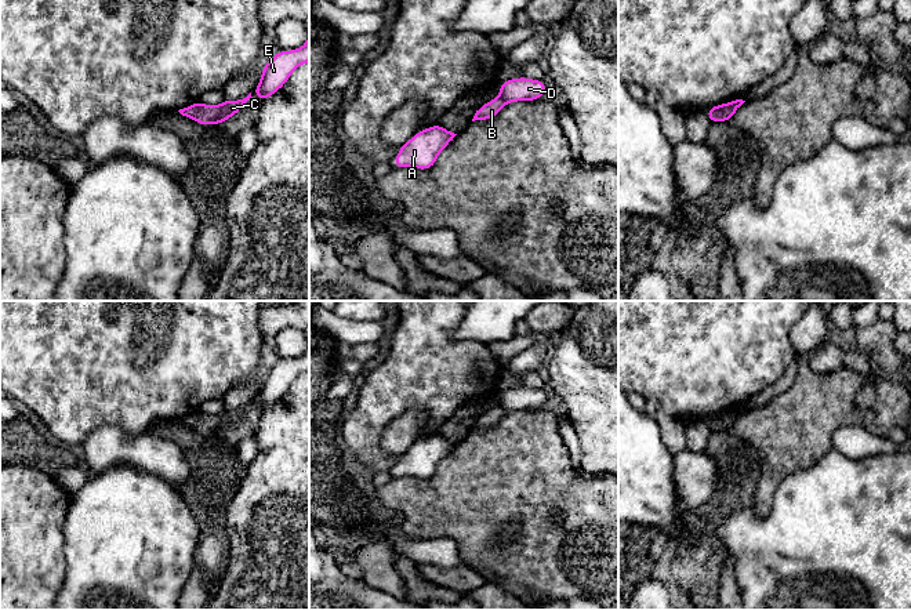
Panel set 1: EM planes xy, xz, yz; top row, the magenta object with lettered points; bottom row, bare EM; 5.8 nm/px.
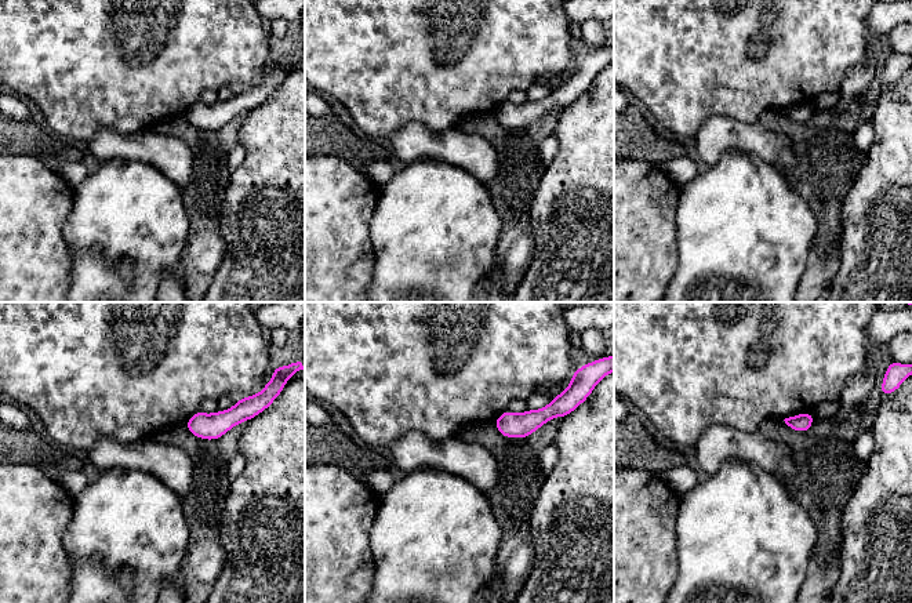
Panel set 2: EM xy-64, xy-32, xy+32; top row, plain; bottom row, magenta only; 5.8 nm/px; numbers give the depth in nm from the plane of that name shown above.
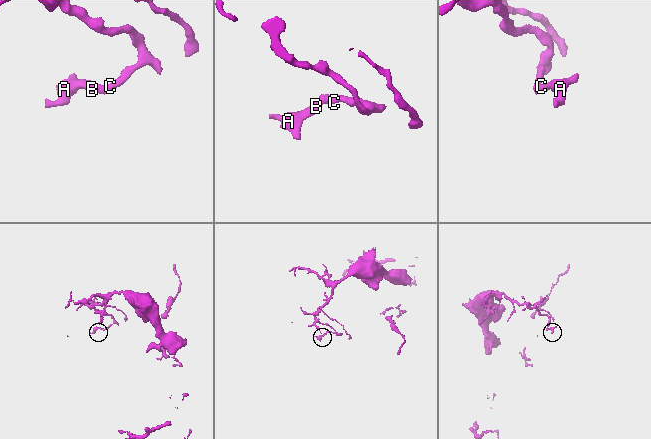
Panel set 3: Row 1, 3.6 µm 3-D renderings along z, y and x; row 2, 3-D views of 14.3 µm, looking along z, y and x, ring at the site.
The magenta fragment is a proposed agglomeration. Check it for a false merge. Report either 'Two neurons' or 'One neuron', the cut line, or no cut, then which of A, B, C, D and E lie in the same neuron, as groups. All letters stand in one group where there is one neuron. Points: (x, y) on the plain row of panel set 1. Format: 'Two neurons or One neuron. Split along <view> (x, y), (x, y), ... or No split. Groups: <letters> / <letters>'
Two neurons. Split along xy (196, 413), (193, 428). Groups: A B / C D E

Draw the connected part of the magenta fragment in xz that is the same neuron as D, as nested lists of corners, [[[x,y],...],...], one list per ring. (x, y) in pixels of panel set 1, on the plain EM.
[[[518,386],[500,392],[500,404],[507,411],[541,409],[545,400],[547,393],[542,389]]]

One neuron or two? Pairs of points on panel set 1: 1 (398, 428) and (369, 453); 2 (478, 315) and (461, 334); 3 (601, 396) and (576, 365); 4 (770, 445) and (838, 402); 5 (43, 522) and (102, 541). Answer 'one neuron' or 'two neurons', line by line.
1: two neurons
2: one neuron
3: one neuron
4: one neuron
5: two neurons

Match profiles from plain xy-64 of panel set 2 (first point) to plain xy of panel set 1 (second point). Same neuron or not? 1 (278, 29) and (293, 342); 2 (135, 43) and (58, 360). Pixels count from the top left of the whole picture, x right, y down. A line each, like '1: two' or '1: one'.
1: one
2: one

